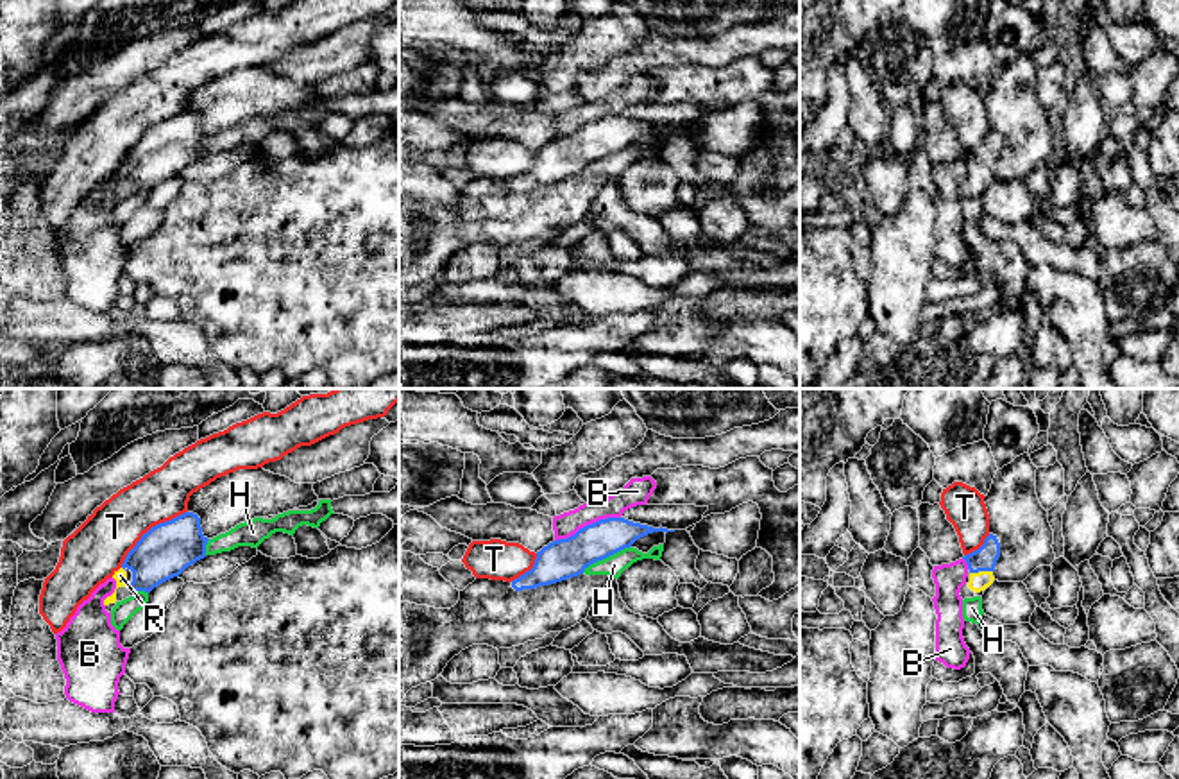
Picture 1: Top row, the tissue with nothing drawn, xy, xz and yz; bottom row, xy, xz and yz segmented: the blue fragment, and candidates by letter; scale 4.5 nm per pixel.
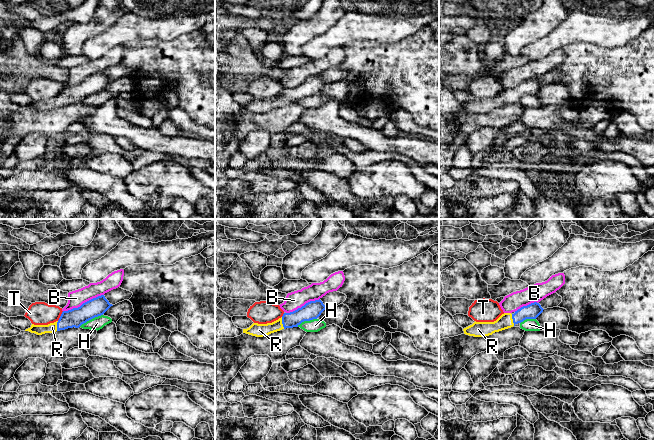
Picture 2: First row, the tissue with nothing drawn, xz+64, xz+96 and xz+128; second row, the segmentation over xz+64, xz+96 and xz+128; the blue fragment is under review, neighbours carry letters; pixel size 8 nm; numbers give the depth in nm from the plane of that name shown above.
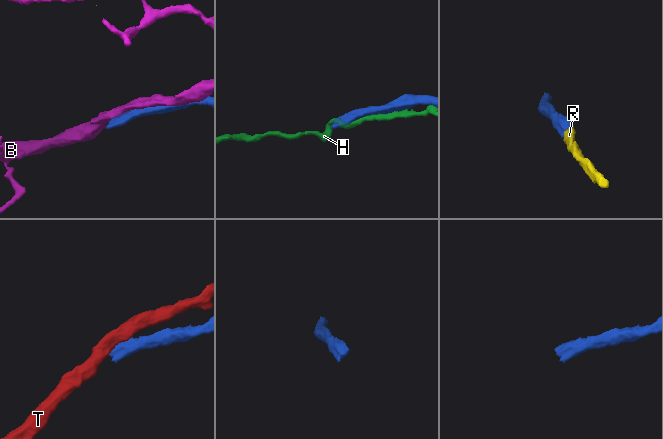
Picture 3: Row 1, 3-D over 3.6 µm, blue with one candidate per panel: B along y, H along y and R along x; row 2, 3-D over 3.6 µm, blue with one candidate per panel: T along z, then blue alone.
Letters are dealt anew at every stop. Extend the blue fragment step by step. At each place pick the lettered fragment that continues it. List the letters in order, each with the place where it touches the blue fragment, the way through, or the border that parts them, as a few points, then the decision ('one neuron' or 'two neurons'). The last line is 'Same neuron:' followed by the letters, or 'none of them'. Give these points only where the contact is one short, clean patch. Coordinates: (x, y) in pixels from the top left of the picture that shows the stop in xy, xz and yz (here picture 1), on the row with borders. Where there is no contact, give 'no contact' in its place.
B: contact xz (587, 525); two neurons
H: contact xz (605, 557); two neurons
R: contact yz (981, 570); way yz (984, 559), (981, 570), (979, 581); one neuron
T: contact xy (151, 529); border xy (186, 511), (152, 525), (120, 566); two neurons
Same neuron: R

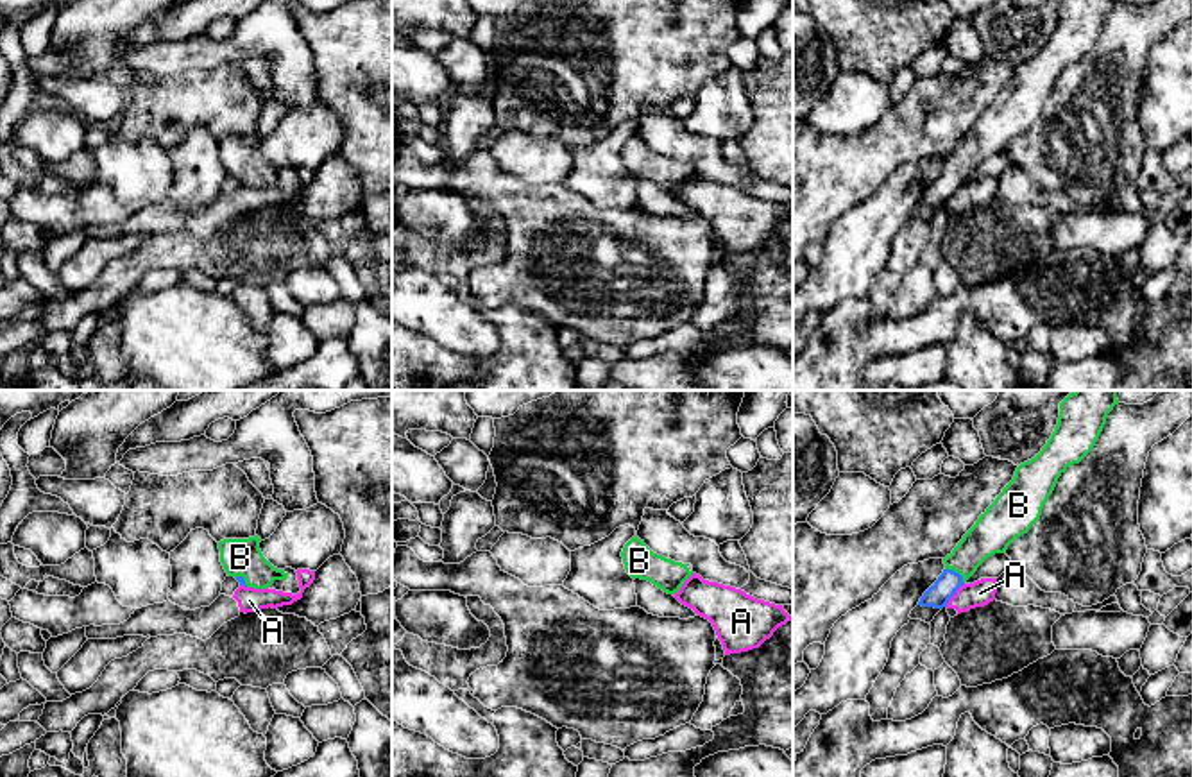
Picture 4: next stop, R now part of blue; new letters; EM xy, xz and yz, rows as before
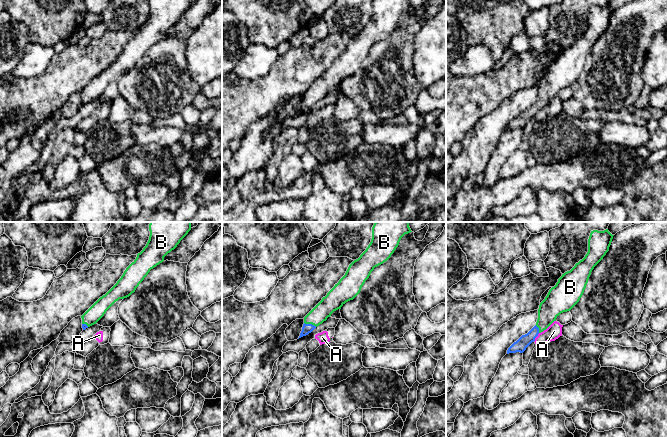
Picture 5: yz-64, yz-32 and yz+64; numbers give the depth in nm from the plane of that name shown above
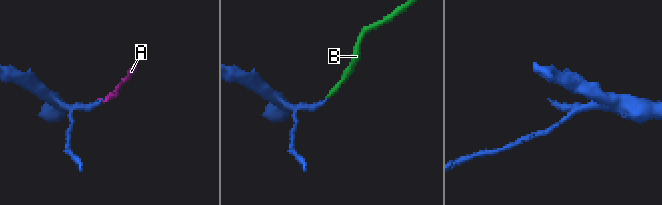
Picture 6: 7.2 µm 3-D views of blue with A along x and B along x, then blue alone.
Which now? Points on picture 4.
A: contact yz (954, 593); two neurons
B: contact yz (956, 573); one neuron
Same neuron: B

